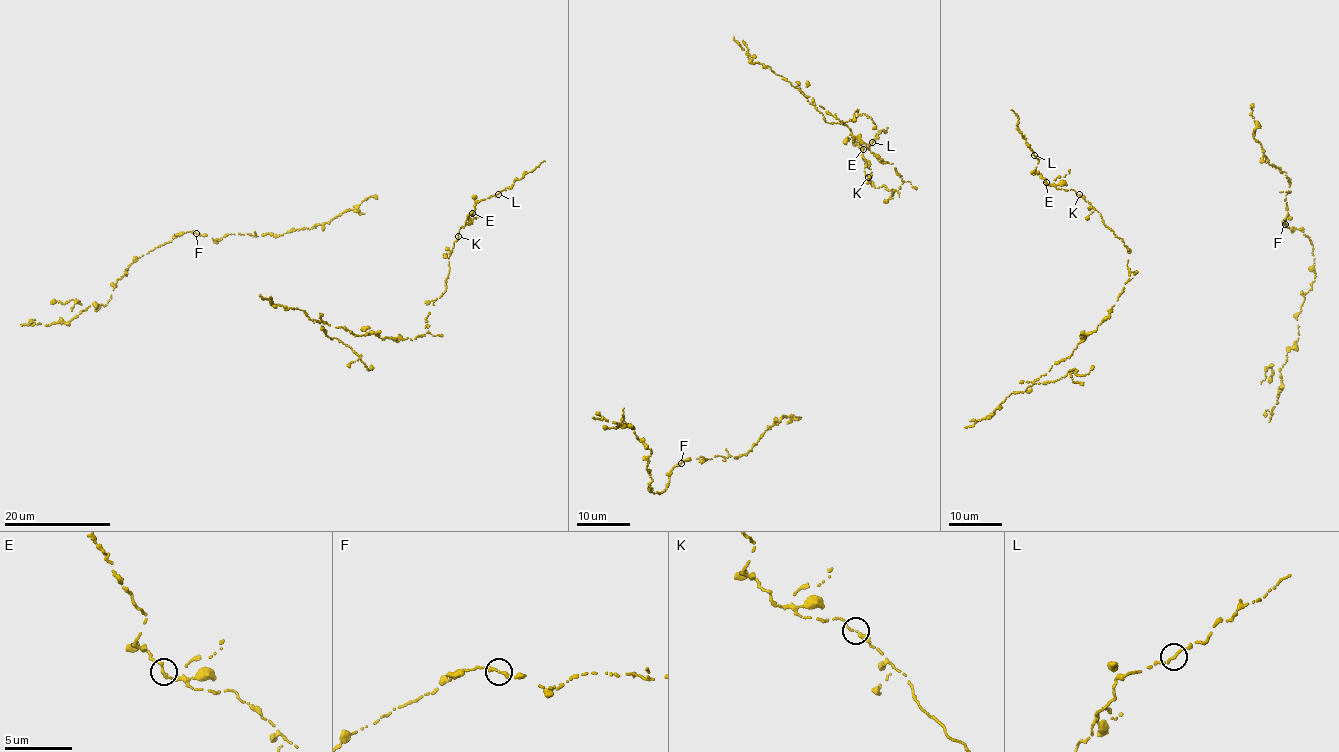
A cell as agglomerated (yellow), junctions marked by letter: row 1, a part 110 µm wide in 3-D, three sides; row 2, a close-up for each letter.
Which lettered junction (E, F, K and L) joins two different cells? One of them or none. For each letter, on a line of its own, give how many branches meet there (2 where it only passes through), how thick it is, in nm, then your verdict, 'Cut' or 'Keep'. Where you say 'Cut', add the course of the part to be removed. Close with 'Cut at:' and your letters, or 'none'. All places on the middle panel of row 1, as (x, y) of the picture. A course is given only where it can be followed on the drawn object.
E: Branches: 2. Thickness 220 nm. Keep
F: Branches: 2. Thickness 240 nm. Keep
K: Branches: 2. Thickness 220 nm. Keep
L: Branches: 2. Thickness 200 nm. Keep
Cut at: none

